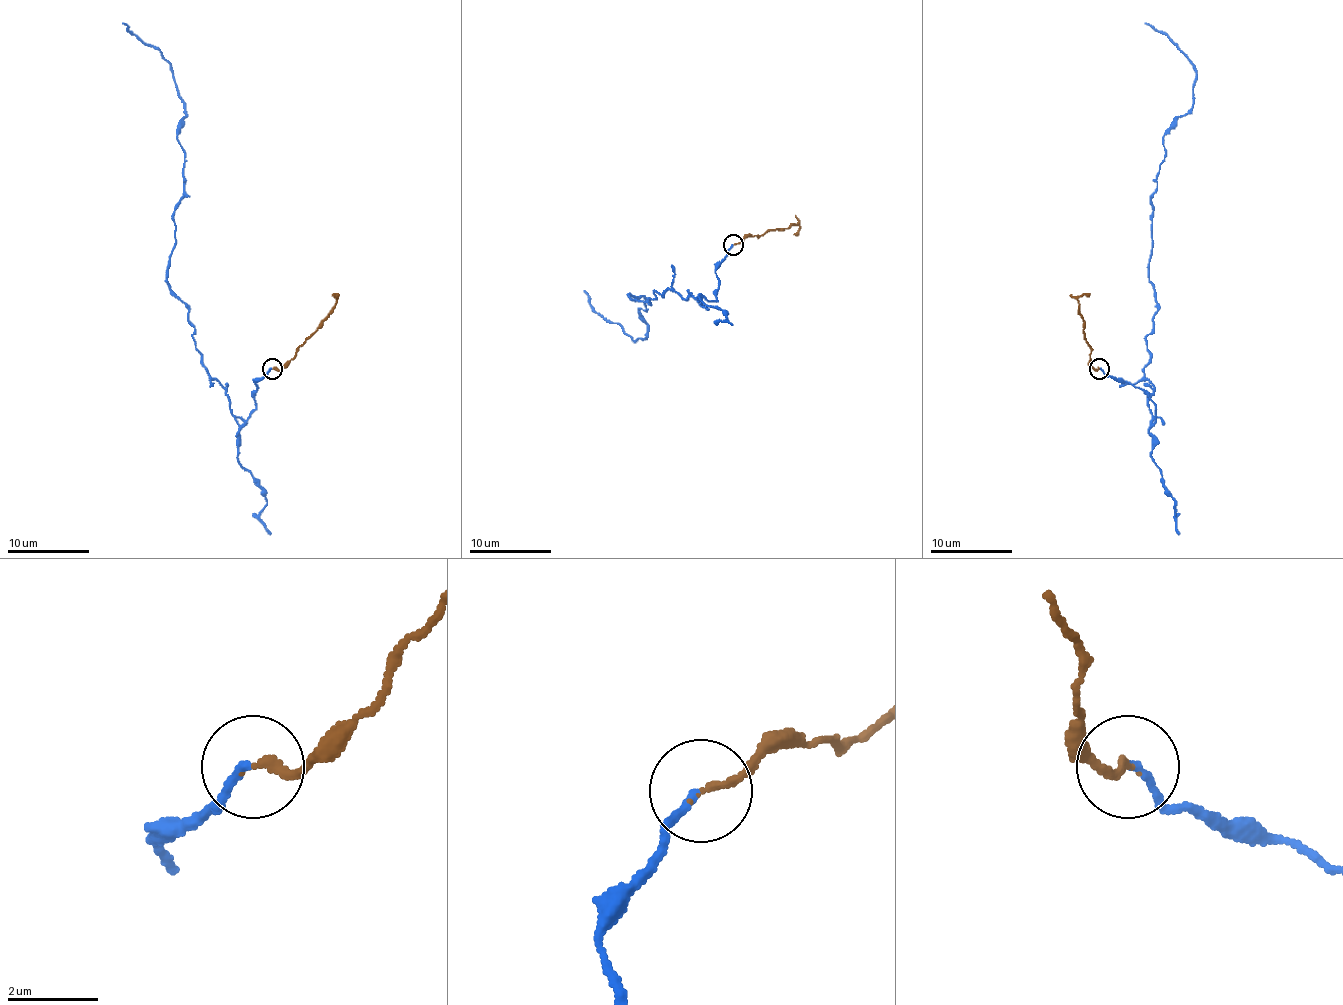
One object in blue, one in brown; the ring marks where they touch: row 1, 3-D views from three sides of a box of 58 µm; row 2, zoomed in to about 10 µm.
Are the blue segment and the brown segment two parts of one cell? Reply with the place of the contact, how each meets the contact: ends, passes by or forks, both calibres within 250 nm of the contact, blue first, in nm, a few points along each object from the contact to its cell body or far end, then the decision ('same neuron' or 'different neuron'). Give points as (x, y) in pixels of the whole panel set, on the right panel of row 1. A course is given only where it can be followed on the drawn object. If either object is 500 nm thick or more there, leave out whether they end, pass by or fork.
at (1099, 369); blue ends there; brown ends there; 160 nm thick on the blue side, 170 nm on the other; blue runs (1098, 368), (1153, 403), (1151, 425), (1153, 195), (1164, 132), (1190, 107), (1196, 69), (1145, 22); brown runs (1098, 368), (1090, 364), (1090, 346), (1084, 338), (1084, 319), (1080, 315), (1078, 299), (1090, 293); same neuron

